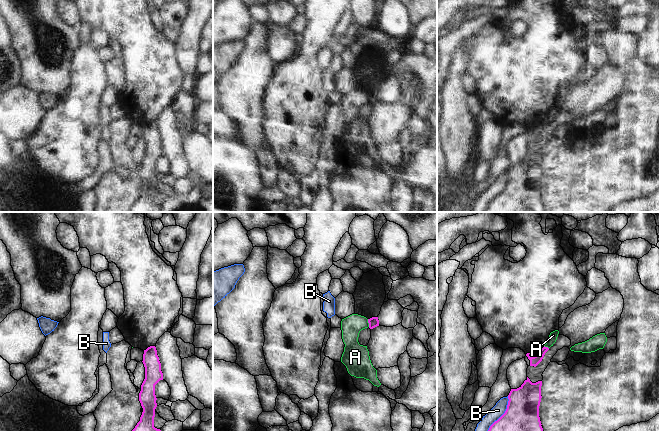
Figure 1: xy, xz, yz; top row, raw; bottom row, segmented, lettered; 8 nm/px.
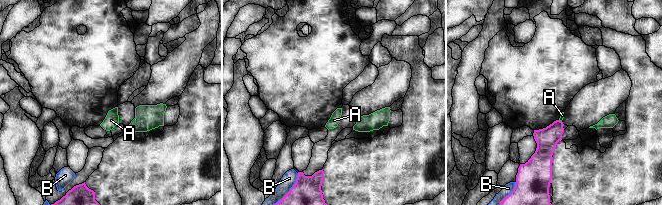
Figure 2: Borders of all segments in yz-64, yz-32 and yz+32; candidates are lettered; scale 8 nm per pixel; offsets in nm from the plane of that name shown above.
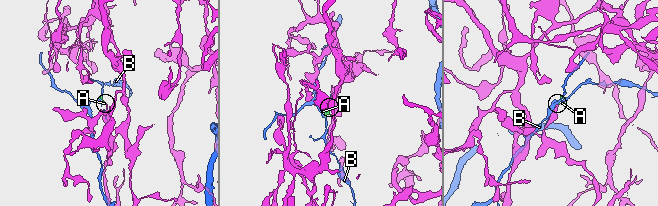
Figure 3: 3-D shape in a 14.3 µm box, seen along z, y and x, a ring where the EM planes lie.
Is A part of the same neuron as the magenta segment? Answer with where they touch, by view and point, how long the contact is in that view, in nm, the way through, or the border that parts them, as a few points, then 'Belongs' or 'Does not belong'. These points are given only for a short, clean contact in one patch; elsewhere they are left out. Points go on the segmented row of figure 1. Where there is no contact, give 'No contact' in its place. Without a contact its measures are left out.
Touches magenta at xz (368, 322). Shared border 70 nm. Boundary: xz (367, 319), (369, 326). Does not belong

